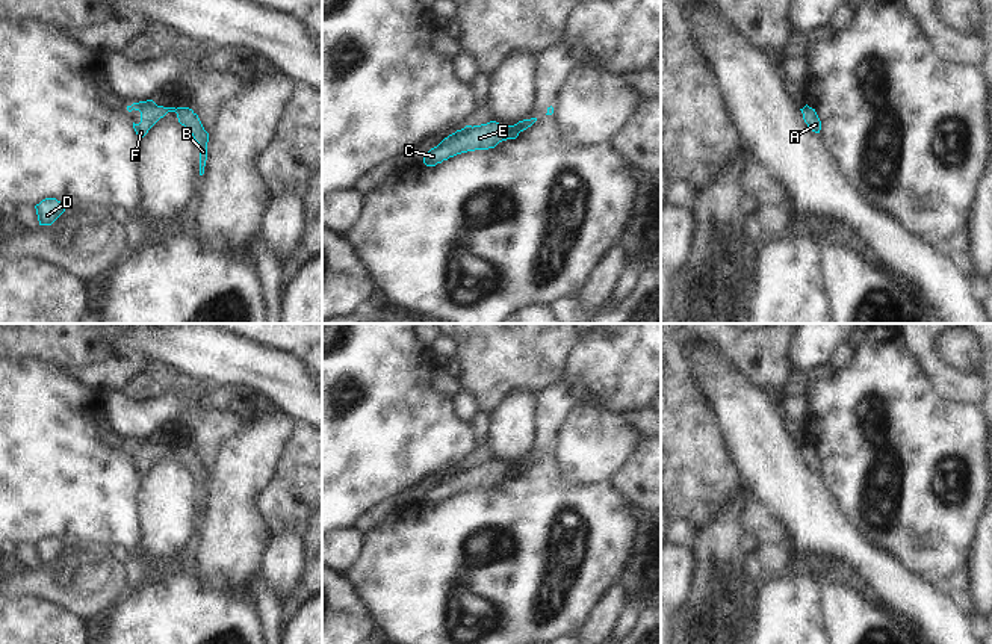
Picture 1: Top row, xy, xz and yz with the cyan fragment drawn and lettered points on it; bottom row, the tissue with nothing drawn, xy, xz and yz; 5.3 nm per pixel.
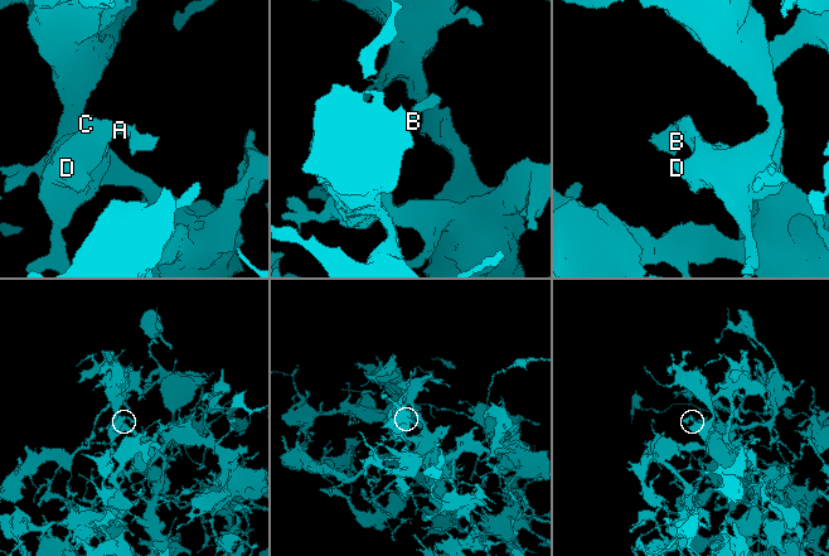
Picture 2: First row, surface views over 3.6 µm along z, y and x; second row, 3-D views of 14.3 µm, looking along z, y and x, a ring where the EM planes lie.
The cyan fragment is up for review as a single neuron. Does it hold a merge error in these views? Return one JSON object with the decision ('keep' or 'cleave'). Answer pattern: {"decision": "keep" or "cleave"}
{"decision": "keep"}

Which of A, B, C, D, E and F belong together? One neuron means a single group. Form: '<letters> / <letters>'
A B C D E F

